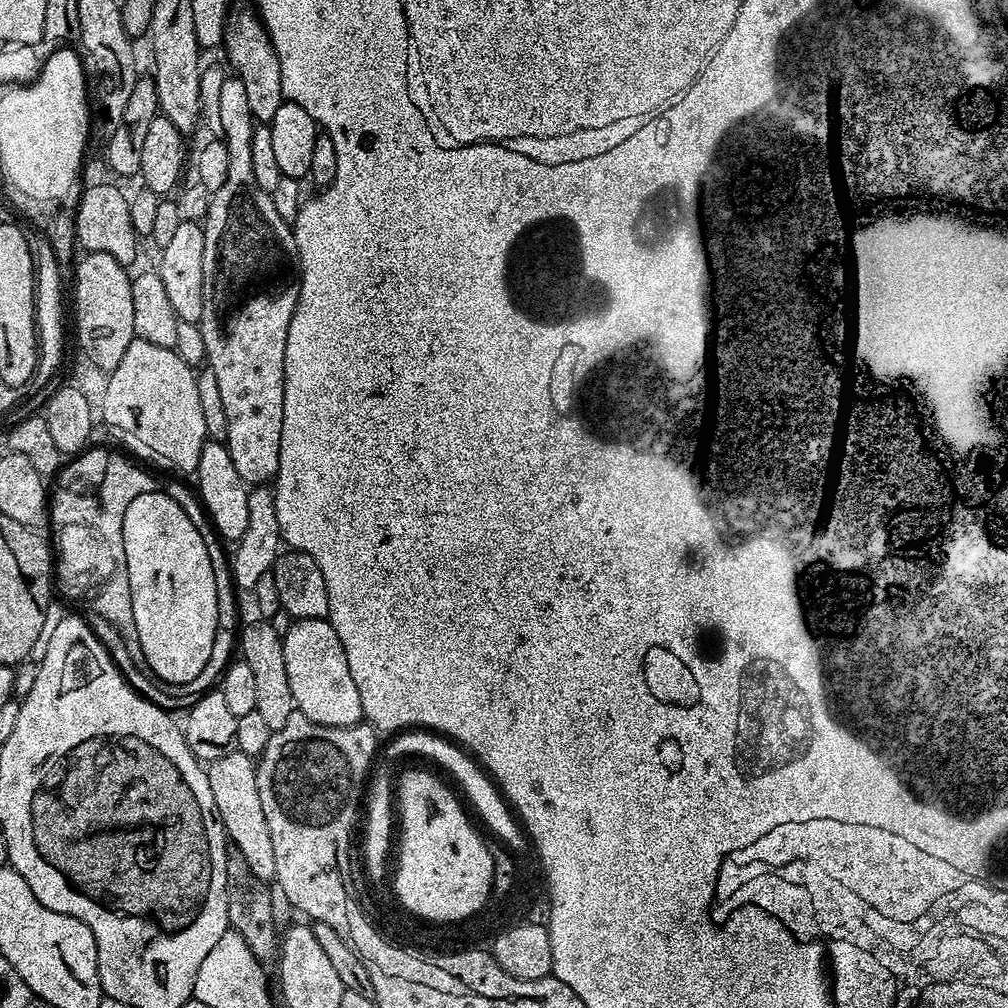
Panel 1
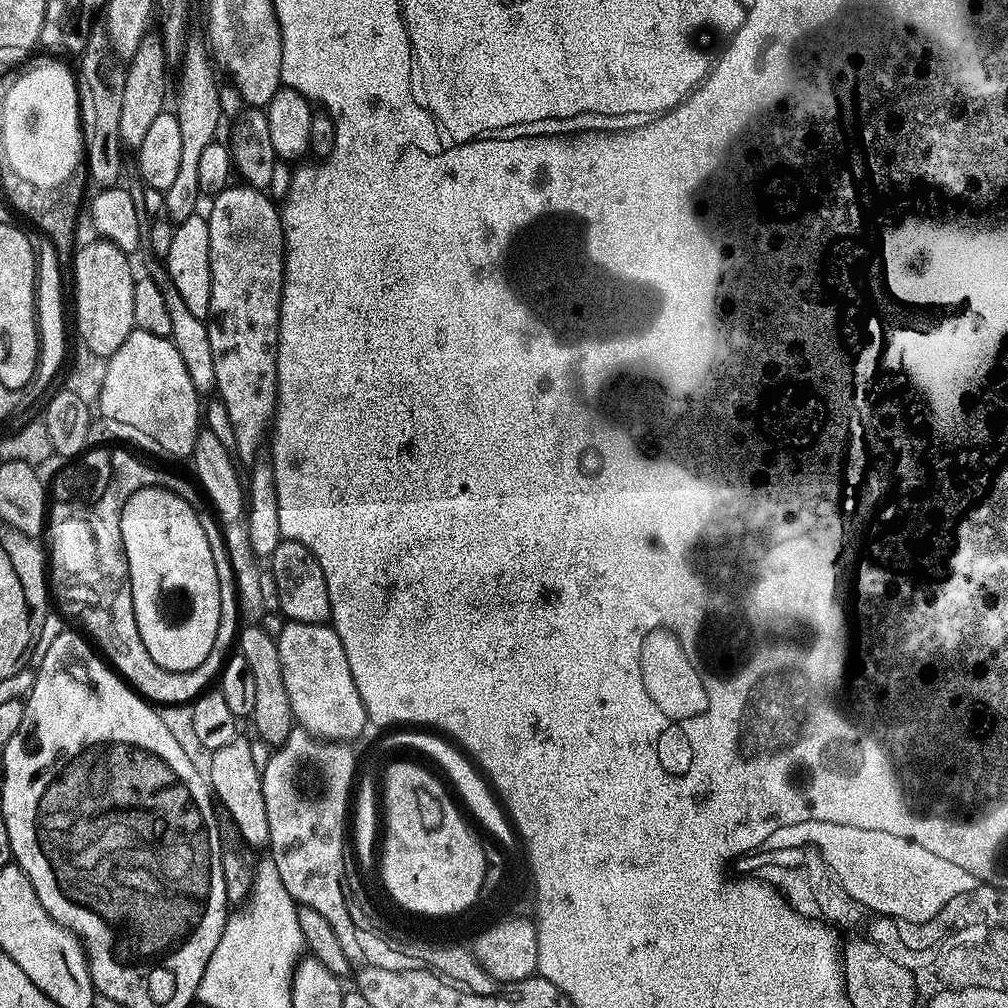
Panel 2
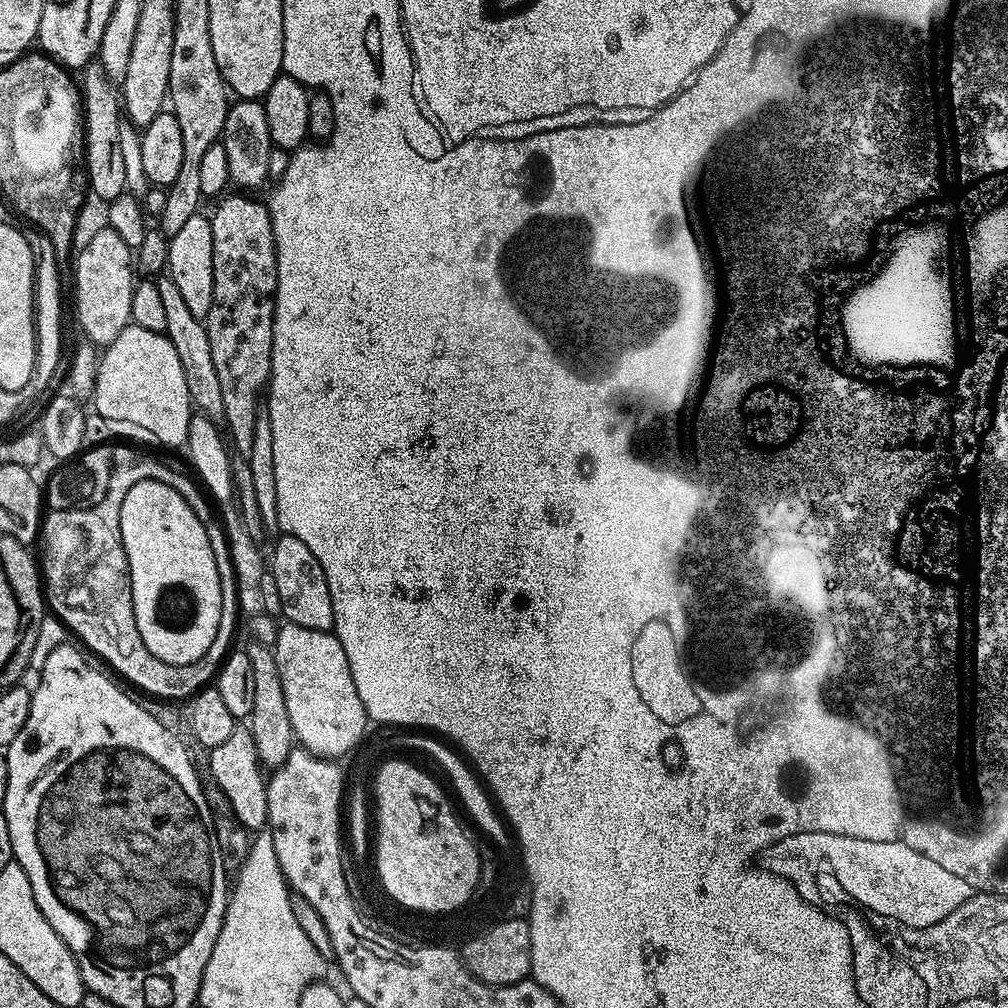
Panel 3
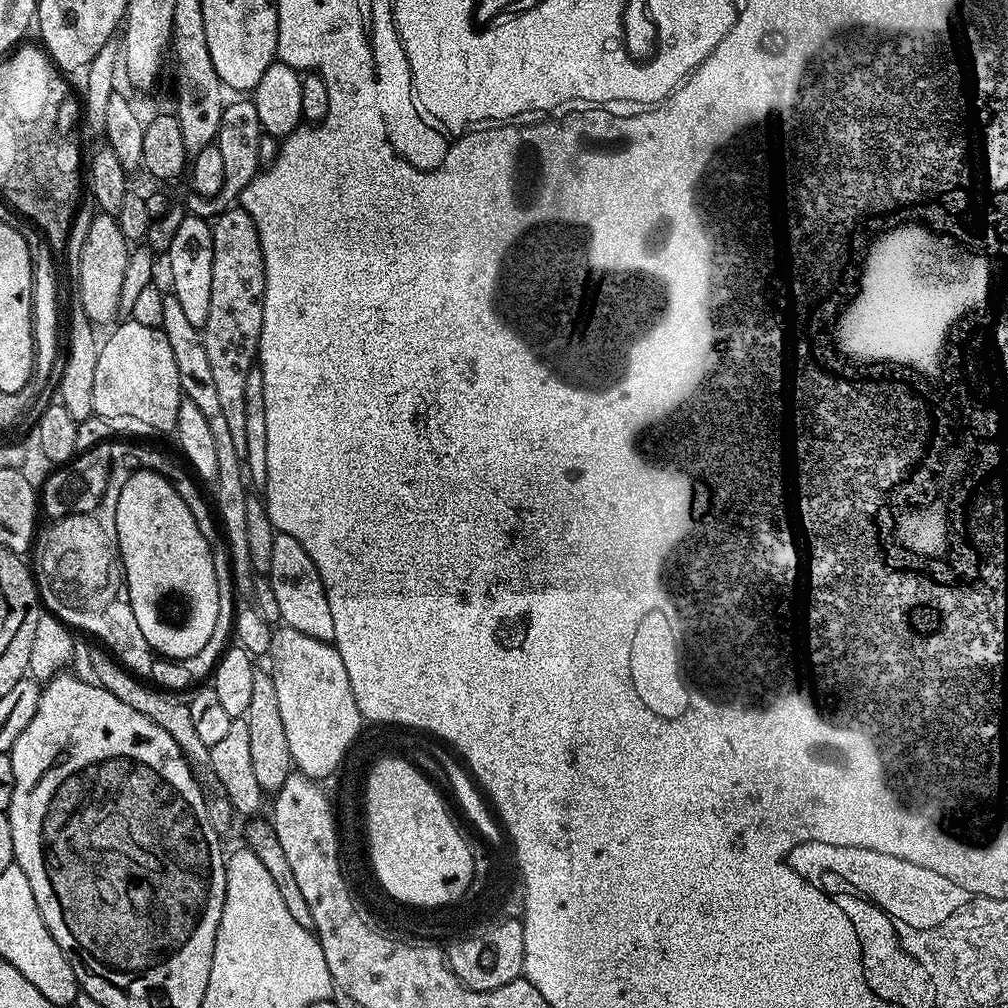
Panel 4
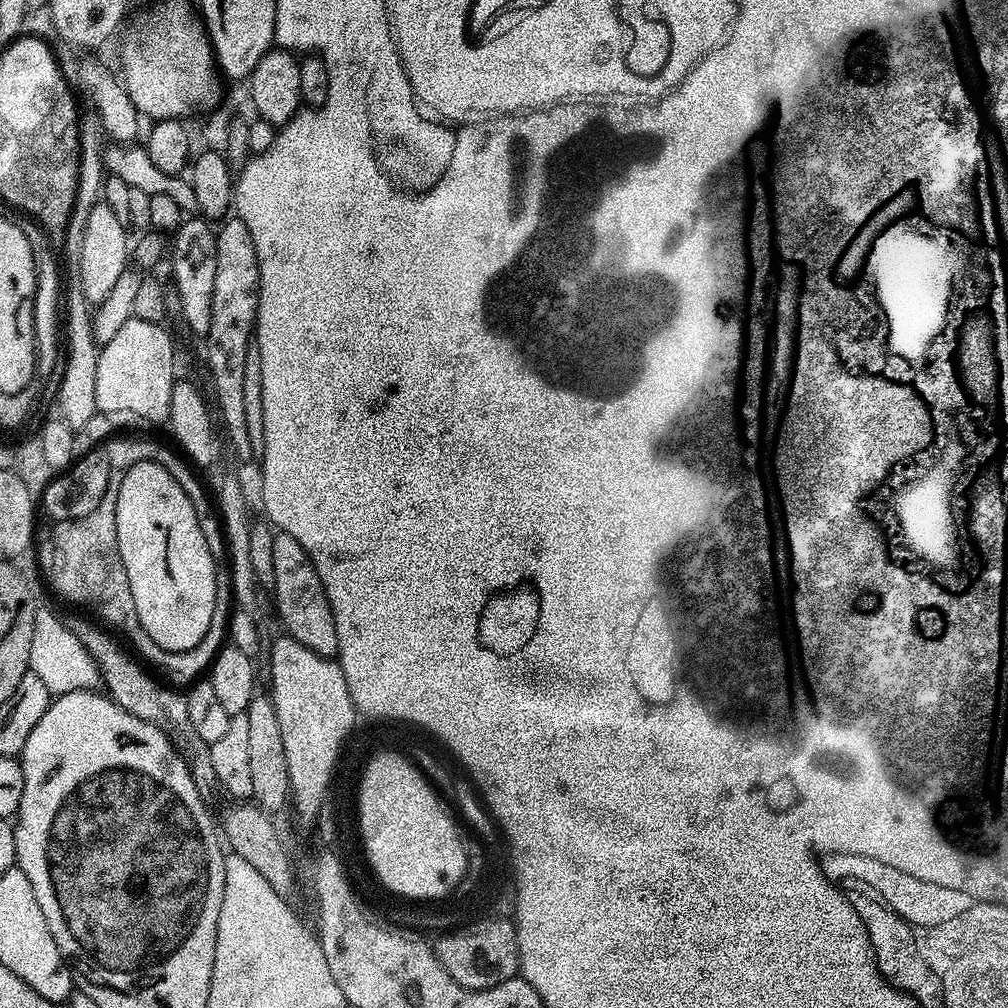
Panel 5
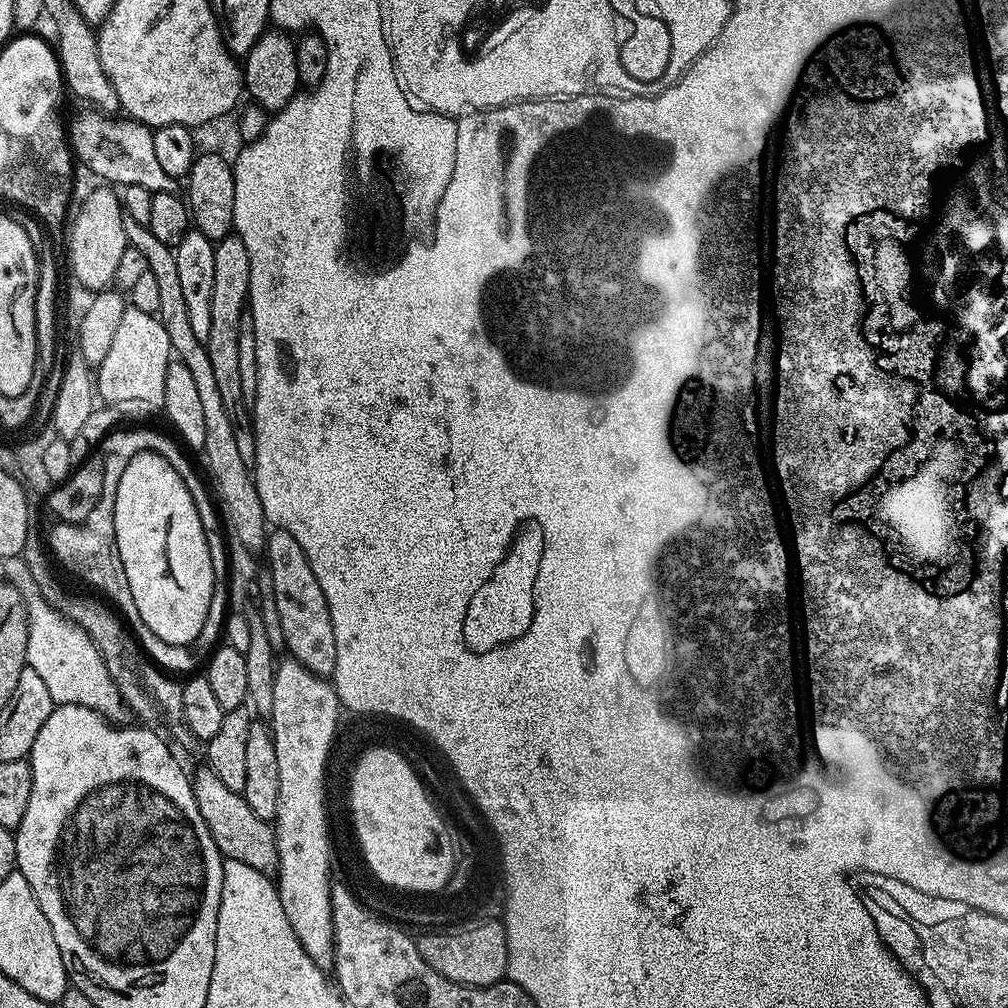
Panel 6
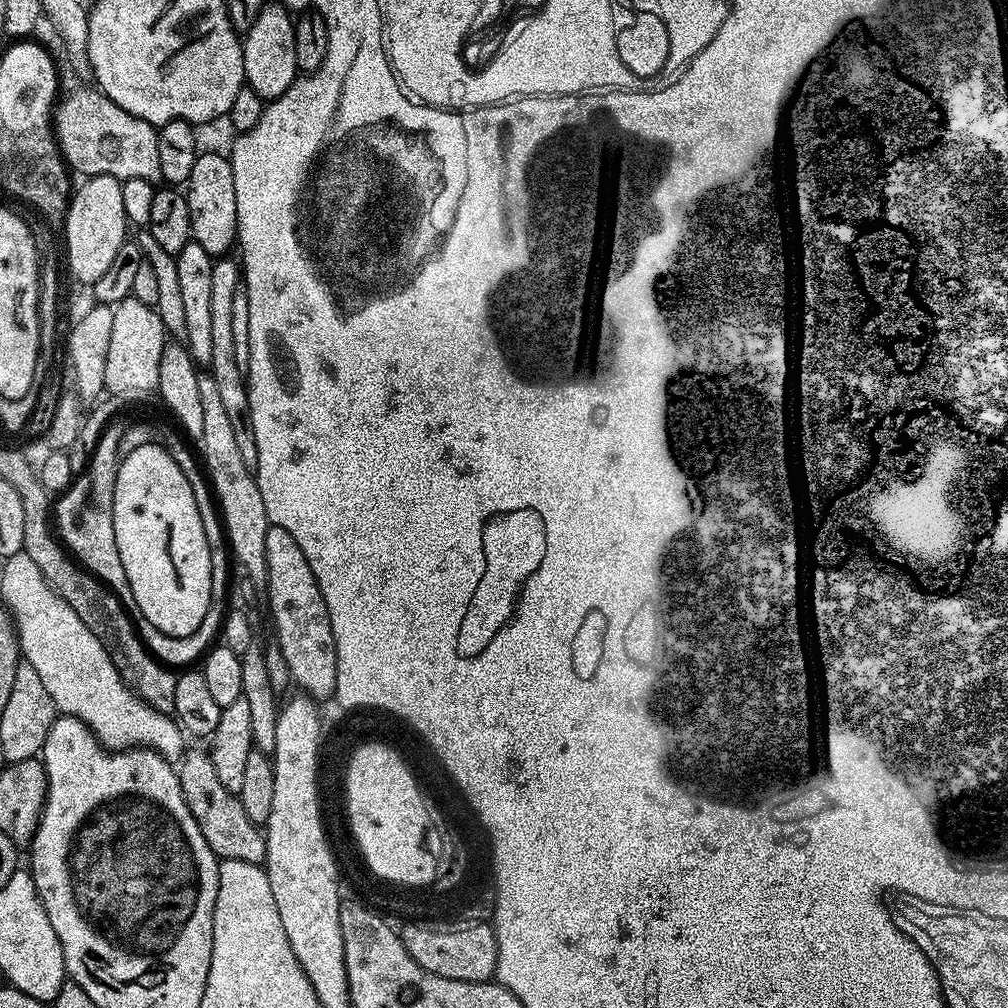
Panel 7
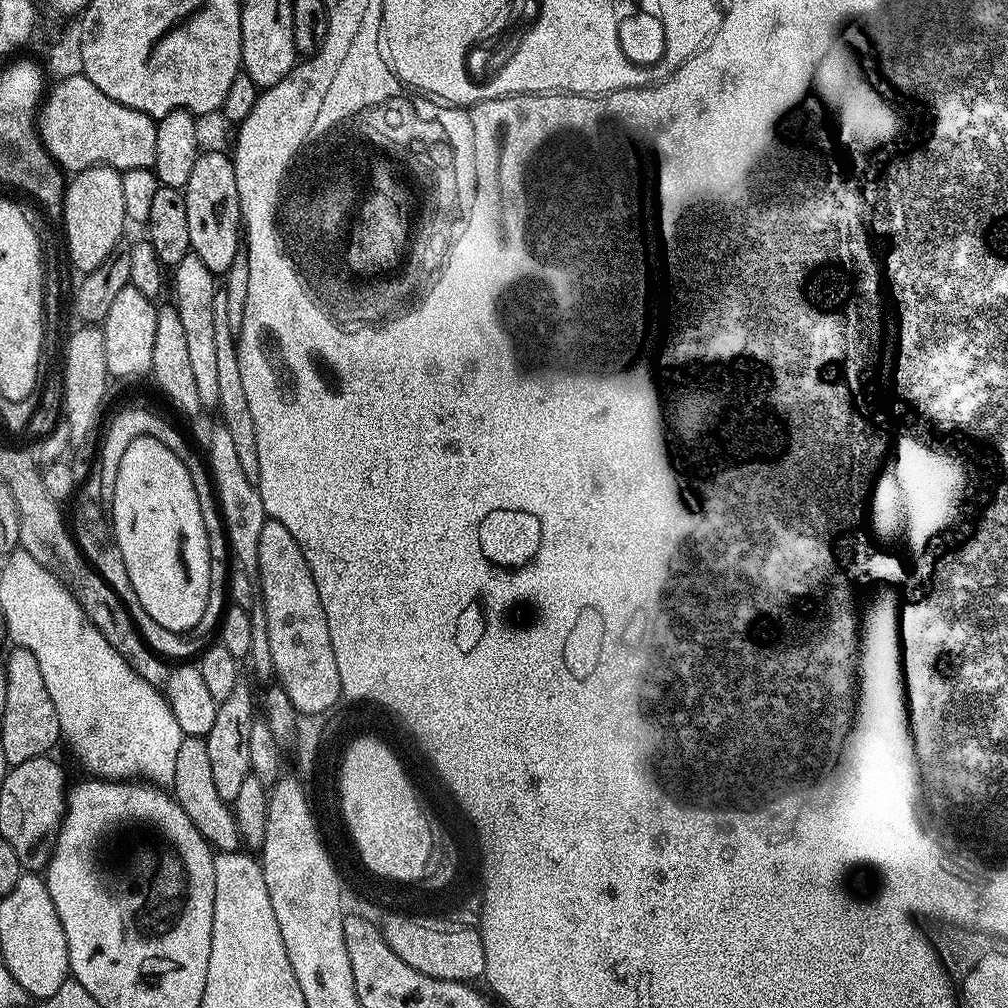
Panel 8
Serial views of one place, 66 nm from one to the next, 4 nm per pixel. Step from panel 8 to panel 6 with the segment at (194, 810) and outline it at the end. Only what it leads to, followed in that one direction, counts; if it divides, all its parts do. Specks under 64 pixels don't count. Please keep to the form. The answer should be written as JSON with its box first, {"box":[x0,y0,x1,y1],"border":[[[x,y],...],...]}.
{"box":[191,768,278,877],"border":[[[201,768],[197,776],[191,777],[194,802],[198,802],[198,814],[202,814],[202,822],[206,822],[206,830],[210,830],[210,838],[214,838],[220,855],[225,860],[242,862],[262,875],[271,877],[278,869],[278,850],[273,825],[258,818],[258,814],[254,814],[250,806],[246,806],[243,795],[230,790],[230,786],[225,786],[211,768]]]}

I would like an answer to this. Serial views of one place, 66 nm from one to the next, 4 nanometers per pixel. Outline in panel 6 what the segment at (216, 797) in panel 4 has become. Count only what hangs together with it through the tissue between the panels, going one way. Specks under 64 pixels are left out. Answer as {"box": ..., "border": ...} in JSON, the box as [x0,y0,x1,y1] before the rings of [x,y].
{"box":[22,534,198,747],"border":[[[29,534],[26,538],[22,559],[28,565],[28,574],[35,582],[36,591],[40,593],[40,597],[54,610],[63,614],[67,620],[74,621],[88,635],[90,642],[94,642],[102,662],[106,662],[106,670],[110,674],[110,678],[114,678],[114,686],[118,686],[118,694],[124,700],[125,709],[131,715],[133,712],[140,719],[137,721],[151,726],[153,729],[163,730],[173,741],[176,739],[182,747],[197,747],[198,741],[186,726],[182,714],[183,683],[165,672],[159,664],[154,663],[146,655],[144,649],[140,647],[140,643],[133,636],[132,629],[125,625],[116,609],[95,595],[75,596],[74,593],[67,592],[60,585],[59,578],[56,577],[57,569],[50,559],[41,537],[39,540],[36,534]]]}

